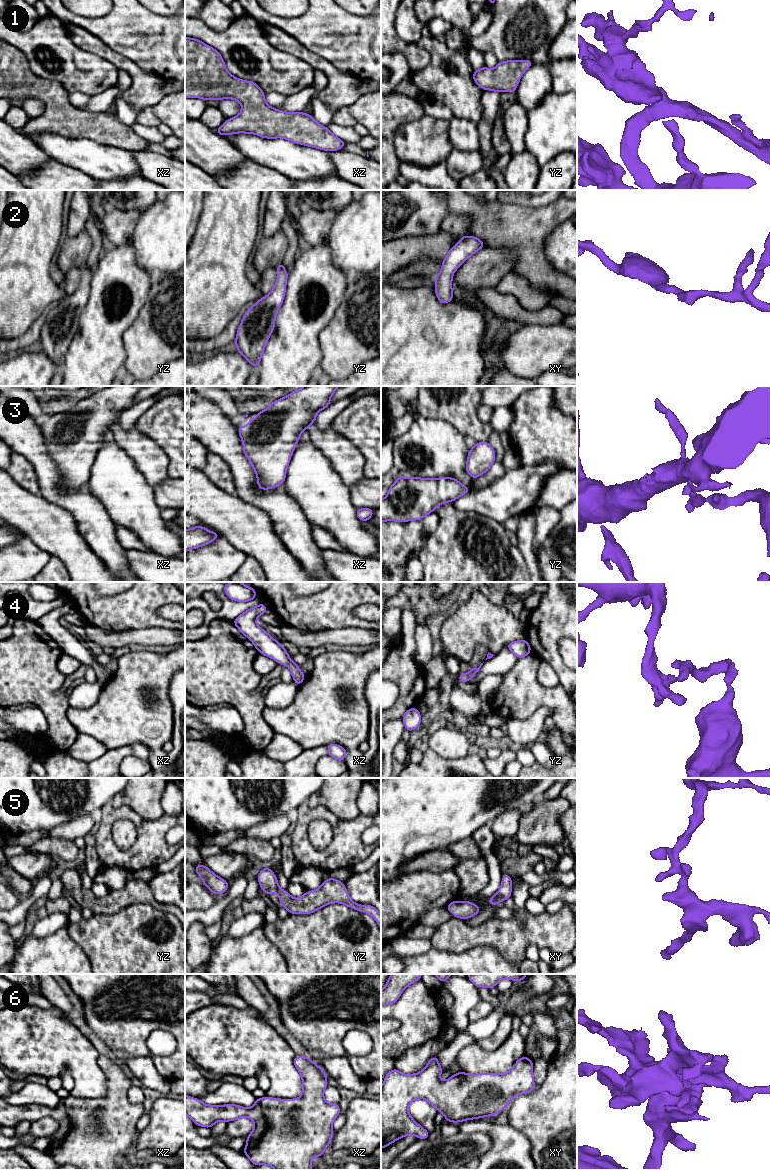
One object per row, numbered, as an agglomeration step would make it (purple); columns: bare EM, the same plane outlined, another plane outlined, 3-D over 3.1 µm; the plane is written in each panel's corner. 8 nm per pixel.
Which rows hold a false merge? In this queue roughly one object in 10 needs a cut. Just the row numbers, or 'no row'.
no row

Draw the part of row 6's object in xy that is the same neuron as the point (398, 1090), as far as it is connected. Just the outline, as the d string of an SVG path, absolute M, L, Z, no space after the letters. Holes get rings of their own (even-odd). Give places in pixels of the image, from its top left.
M435 1055L429 1060L425 1068L418 1073L406 1075L394 1068L386 1074L381 1086L381 1149L407 1135L415 1135L418 1139L429 1138L430 1133L421 1127L410 1116L408 1111L410 1103L418 1098L423 1098L435 1107L438 1112L443 1113L446 1121L458 1123L486 1116L495 1116L505 1109L515 1096L530 1093L536 1088L533 1077L533 1061L526 1056L518 1059L512 1069L504 1074L468 1074L460 1071L442 1082L439 1078L442 1072L443 1069Z

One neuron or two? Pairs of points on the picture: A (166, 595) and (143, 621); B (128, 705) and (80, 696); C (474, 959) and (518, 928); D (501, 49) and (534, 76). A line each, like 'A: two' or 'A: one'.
A: one
B: two
C: two
D: two

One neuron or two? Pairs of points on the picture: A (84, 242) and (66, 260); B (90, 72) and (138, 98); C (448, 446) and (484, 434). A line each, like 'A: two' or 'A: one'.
A: one
B: two
C: two

